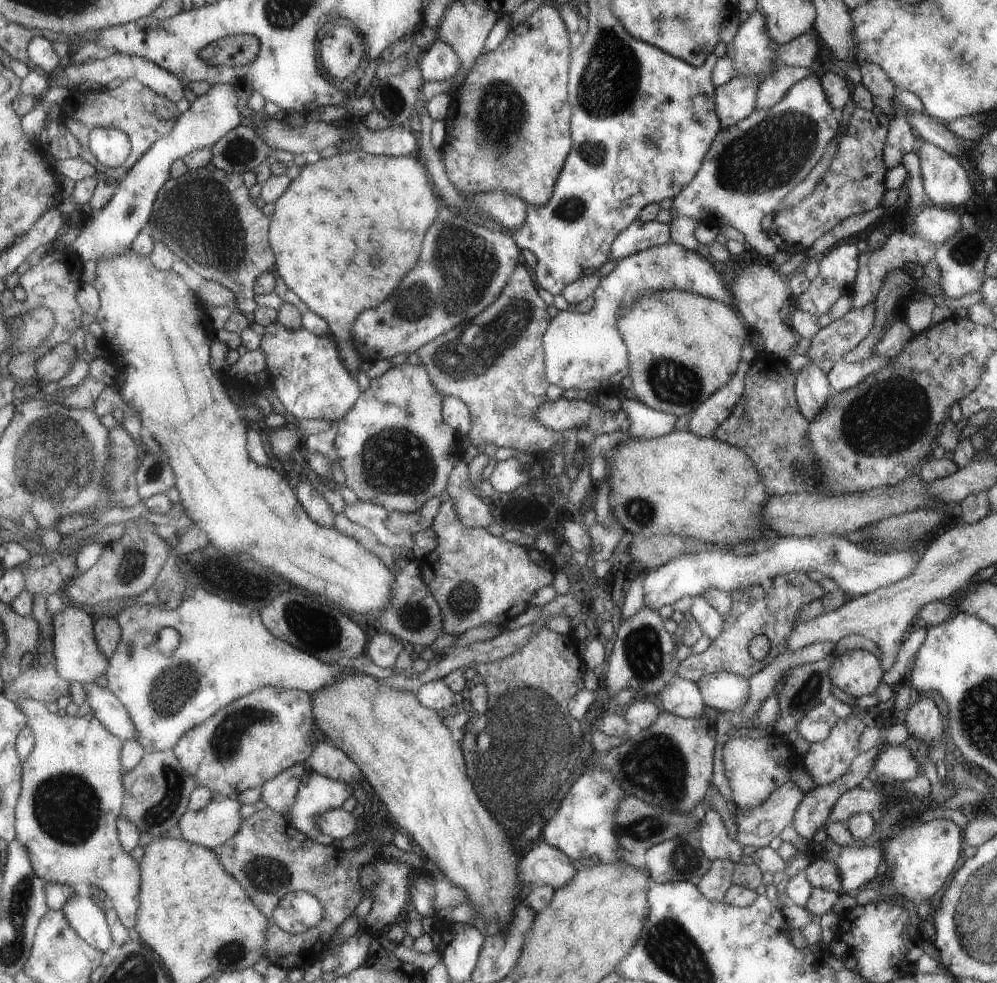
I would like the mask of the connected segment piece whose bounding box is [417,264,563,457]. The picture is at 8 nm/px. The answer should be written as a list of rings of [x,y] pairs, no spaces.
[[[519,264],[500,292],[500,296],[475,319],[468,320],[431,343],[421,347],[417,354],[428,368],[437,392],[443,397],[457,397],[465,401],[472,414],[472,425],[468,438],[479,451],[484,451],[487,442],[493,446],[520,449],[528,457],[538,457],[549,451],[553,445],[563,441],[563,436],[554,430],[547,430],[534,417],[534,411],[545,401],[544,352],[541,352],[541,334],[547,330],[547,310],[543,300],[537,296],[533,280],[527,267]]]

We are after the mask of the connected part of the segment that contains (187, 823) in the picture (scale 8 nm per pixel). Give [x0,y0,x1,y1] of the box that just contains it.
[177,797,244,849]

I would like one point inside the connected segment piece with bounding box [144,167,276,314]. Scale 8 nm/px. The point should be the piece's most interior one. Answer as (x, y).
(207, 213)

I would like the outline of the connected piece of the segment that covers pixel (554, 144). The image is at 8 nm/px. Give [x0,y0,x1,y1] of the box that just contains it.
[442,3,571,207]

